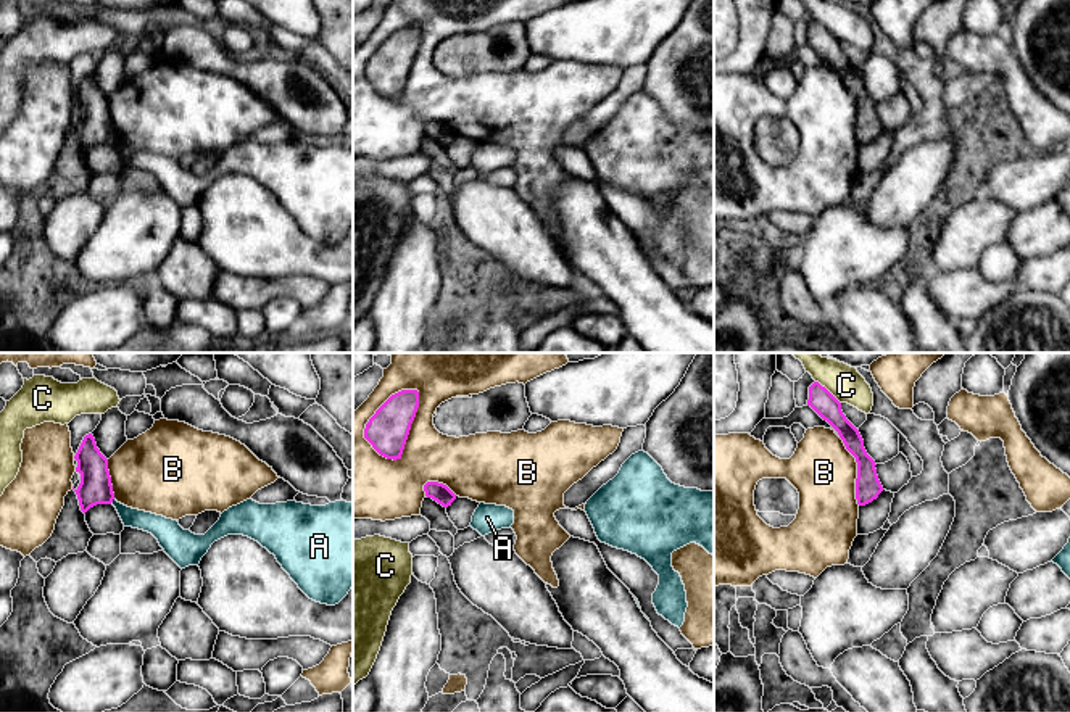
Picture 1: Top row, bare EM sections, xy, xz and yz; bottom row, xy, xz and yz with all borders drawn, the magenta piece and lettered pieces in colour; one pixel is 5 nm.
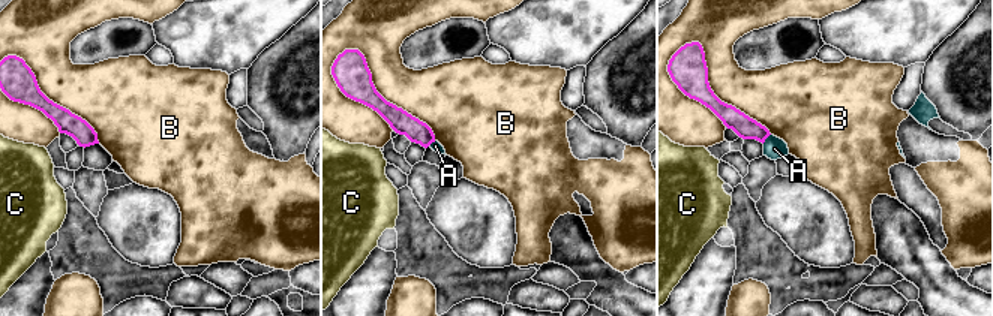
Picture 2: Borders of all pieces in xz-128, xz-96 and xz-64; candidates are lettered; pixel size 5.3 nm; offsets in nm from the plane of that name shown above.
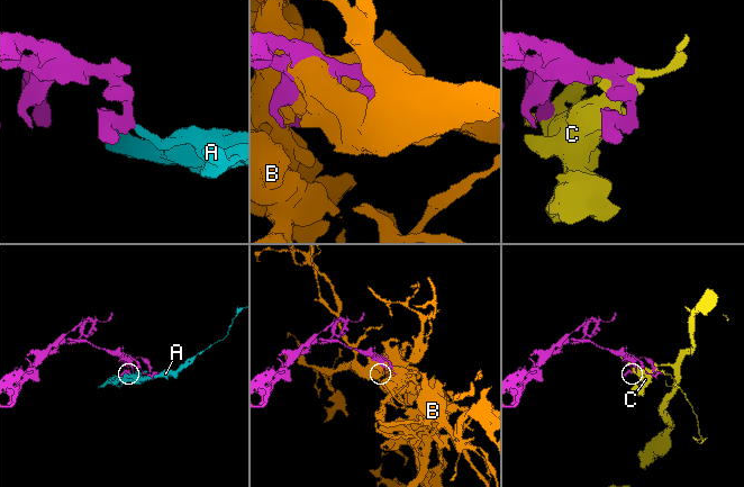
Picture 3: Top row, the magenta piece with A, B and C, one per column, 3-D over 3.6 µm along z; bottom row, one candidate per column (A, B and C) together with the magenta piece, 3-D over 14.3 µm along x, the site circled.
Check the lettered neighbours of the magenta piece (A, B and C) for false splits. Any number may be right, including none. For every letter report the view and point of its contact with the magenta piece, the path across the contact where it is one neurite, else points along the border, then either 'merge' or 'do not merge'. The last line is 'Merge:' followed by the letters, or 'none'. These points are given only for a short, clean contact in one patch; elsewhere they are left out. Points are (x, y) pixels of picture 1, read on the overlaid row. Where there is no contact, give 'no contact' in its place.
A: contact xy (111, 501); border xy (113, 498), (110, 503); do not merge
B: contact xz (410, 429); do not merge
C: contact yz (829, 392); do not merge
Merge: none

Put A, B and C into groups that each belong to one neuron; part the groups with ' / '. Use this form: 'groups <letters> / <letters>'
groups A / B / C

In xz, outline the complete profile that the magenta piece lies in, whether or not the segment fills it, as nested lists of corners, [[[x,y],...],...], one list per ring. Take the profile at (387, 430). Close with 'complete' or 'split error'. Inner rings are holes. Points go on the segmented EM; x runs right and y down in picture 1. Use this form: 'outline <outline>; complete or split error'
outline [[[401,390],[392,395],[366,424],[364,438],[380,456],[401,459],[417,408],[417,390]]]; complete

